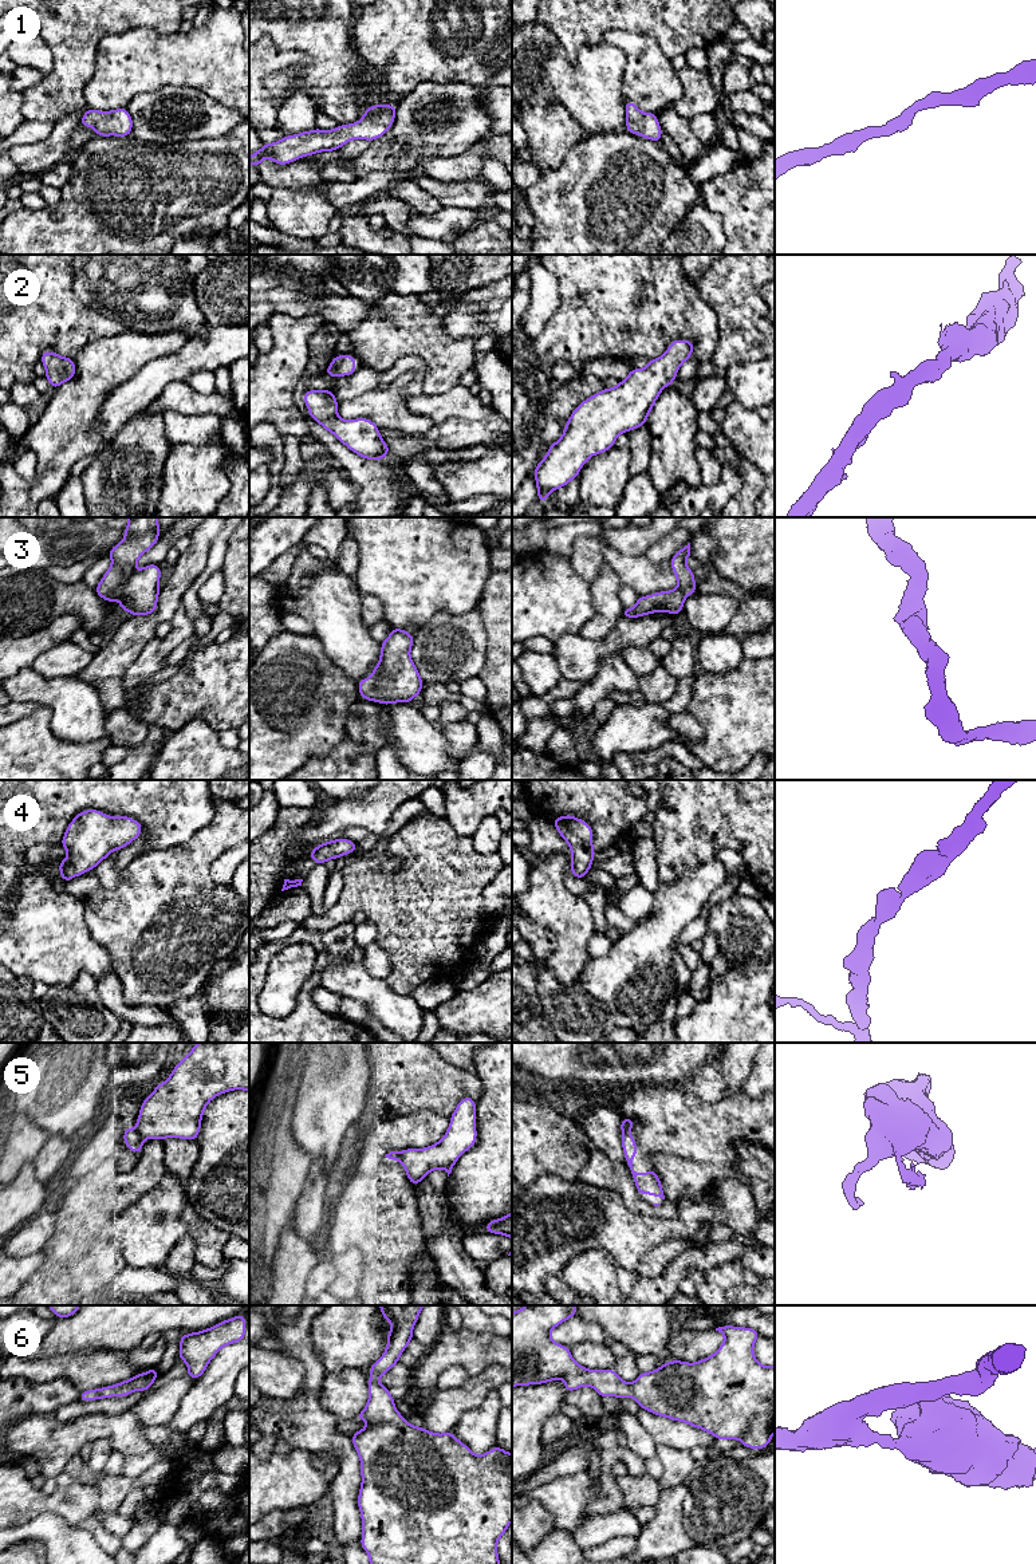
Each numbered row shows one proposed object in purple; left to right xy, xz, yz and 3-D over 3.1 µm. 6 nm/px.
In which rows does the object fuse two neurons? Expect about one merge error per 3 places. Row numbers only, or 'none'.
5

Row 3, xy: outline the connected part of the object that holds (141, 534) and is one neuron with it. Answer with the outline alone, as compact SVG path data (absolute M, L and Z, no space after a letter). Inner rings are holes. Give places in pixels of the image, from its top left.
M158 517L127 519L125 539L107 553L111 567L102 576L95 592L105 602L119 600L119 610L130 611L133 616L149 615L157 608L161 568L159 564L147 564L138 571L134 567L161 535Z

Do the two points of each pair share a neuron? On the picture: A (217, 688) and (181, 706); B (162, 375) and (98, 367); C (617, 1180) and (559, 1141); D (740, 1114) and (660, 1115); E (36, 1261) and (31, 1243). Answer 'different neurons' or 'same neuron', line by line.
A: same neuron
B: different neurons
C: different neurons
D: same neuron
E: different neurons

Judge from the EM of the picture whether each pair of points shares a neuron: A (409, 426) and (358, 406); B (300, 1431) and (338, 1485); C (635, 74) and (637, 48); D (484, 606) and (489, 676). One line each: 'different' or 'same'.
A: same
B: same
C: same
D: same

